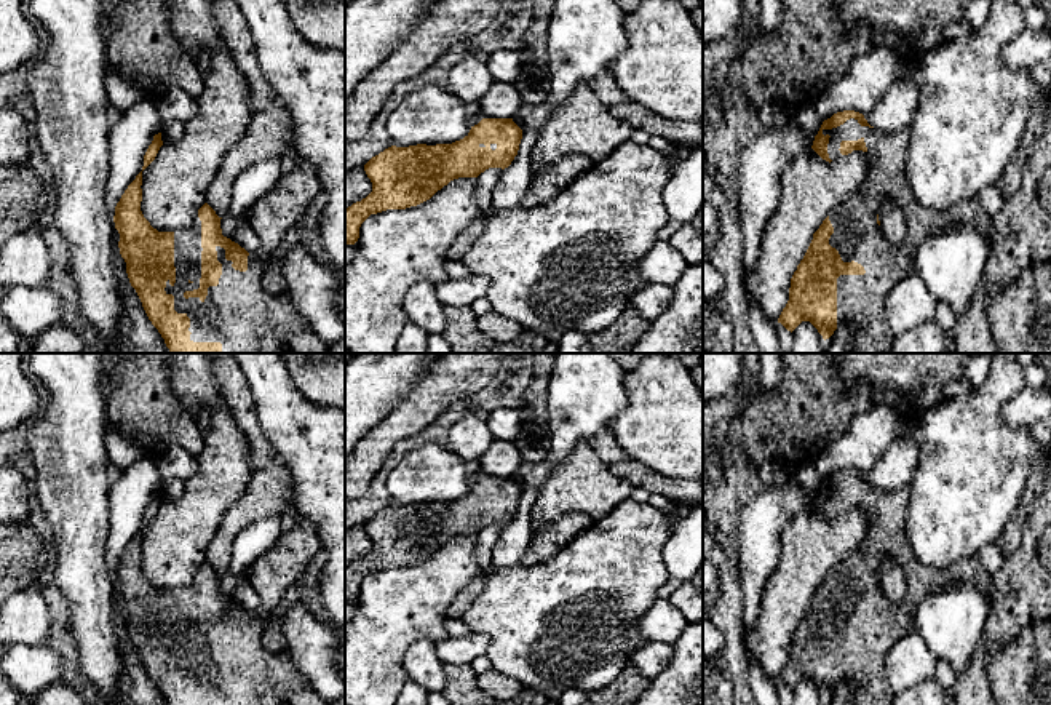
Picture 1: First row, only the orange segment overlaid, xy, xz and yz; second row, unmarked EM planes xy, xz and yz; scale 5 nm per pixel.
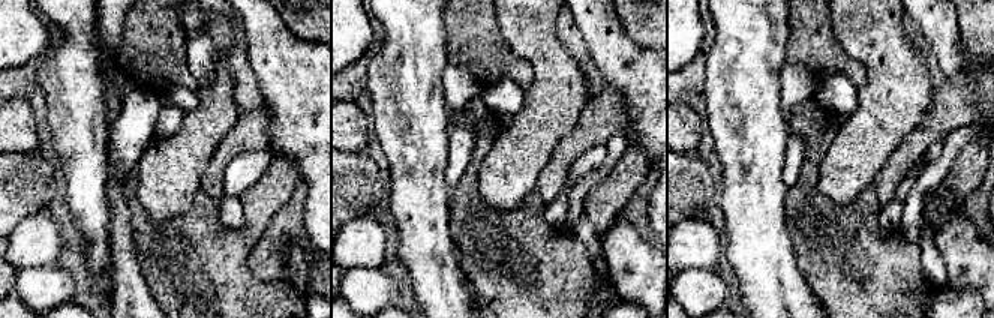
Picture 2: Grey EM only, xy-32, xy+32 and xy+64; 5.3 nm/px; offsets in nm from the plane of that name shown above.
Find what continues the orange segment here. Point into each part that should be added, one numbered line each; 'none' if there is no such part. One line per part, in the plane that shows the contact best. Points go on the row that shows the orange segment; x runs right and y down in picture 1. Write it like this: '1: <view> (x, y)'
1: xy (238, 314)

